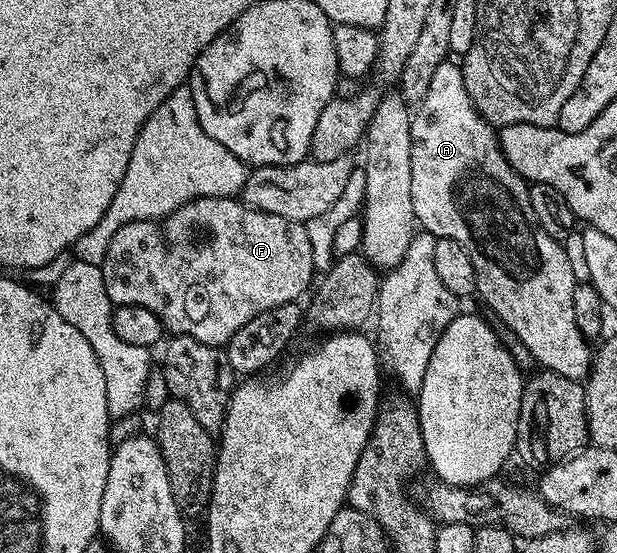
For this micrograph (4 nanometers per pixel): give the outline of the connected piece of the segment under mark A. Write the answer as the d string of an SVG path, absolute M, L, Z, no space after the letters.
M447 59L443 63L439 63L435 75L431 78L431 84L427 87L427 95L423 95L423 99L416 102L411 113L411 207L417 216L416 224L435 238L450 237L455 239L455 243L459 243L465 248L467 255L471 255L471 267L475 267L476 296L482 297L489 304L490 311L495 313L510 328L509 331L512 336L520 339L523 345L531 351L534 362L542 370L558 373L567 379L581 381L588 378L595 353L592 348L589 350L590 342L581 334L575 323L575 291L579 284L579 278L573 274L573 261L569 258L568 251L565 250L566 246L562 242L551 239L551 235L547 235L547 231L543 231L543 227L539 227L539 219L535 219L535 210L531 208L529 185L525 178L517 174L515 167L511 167L511 163L507 163L501 150L498 130L488 121L484 121L477 108L471 103L471 95L467 95L465 90L461 65L453 61L456 60Z

